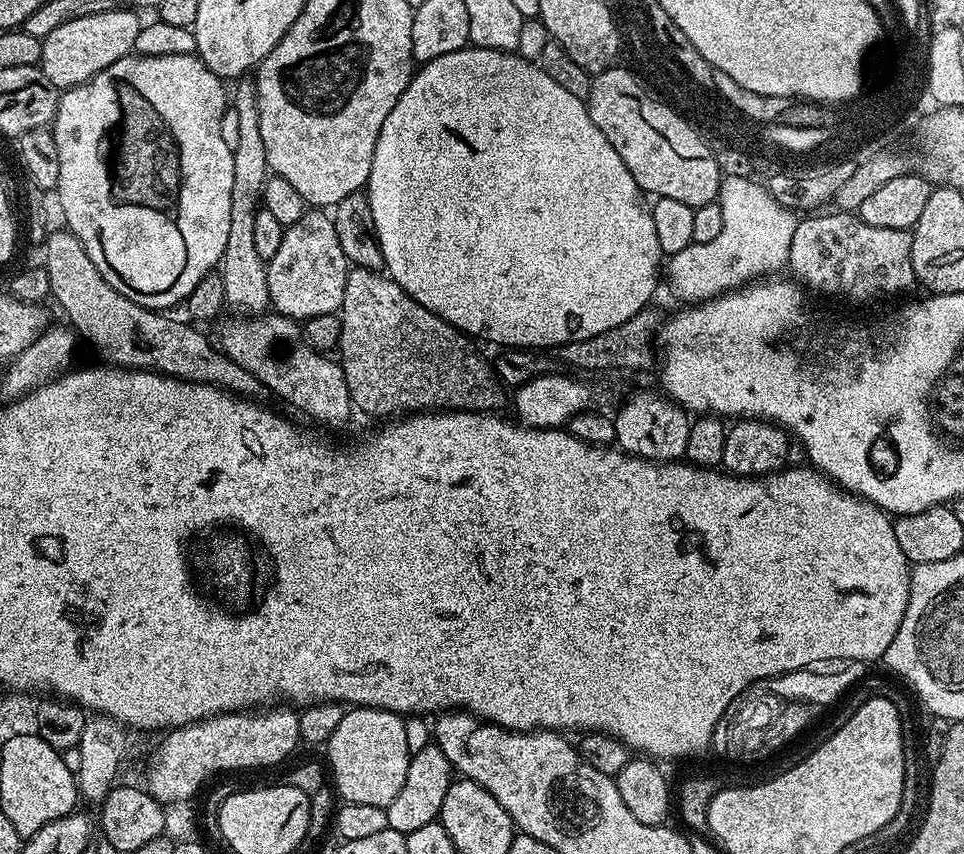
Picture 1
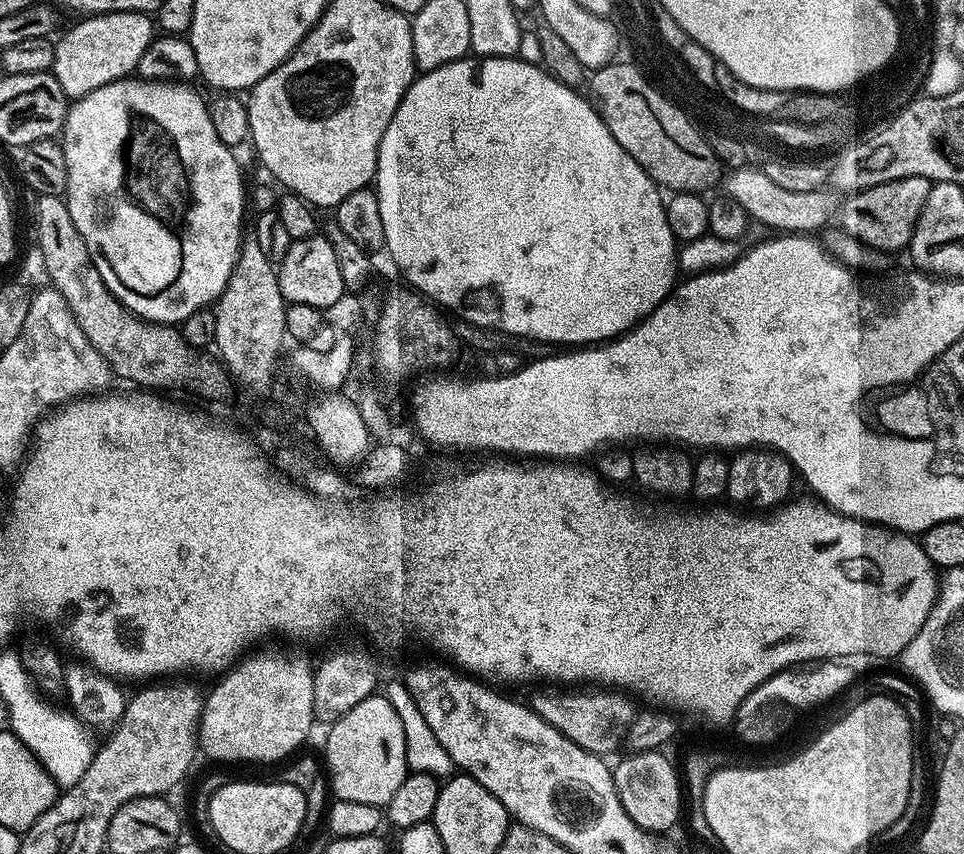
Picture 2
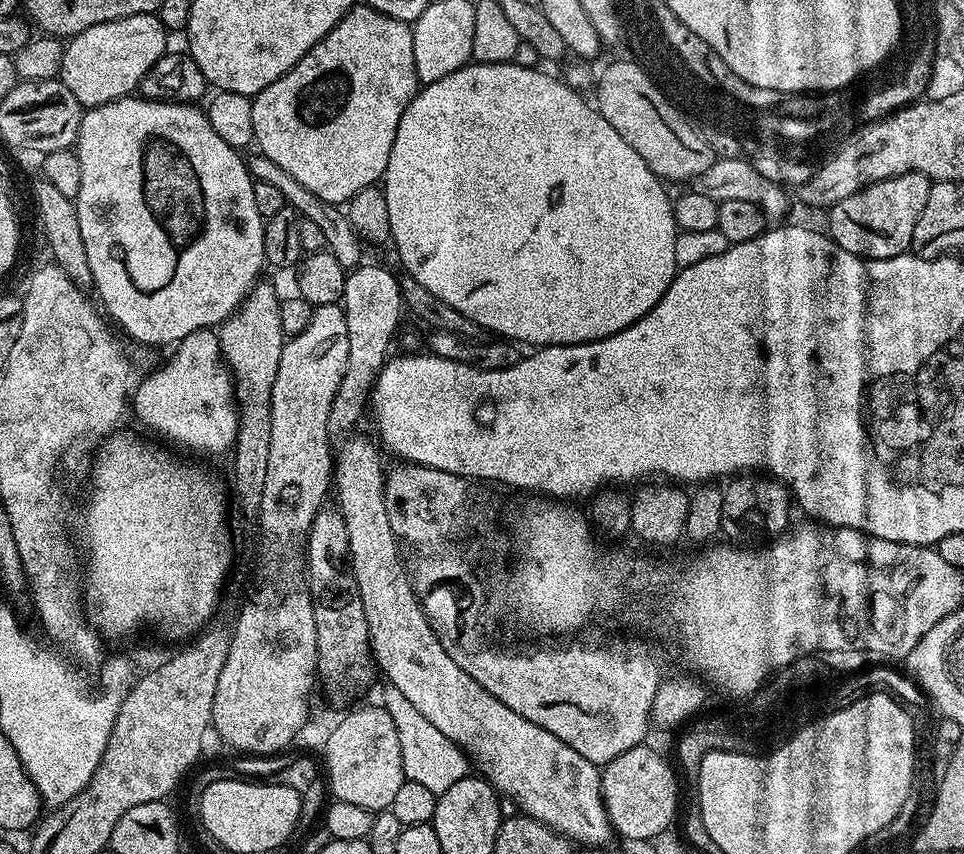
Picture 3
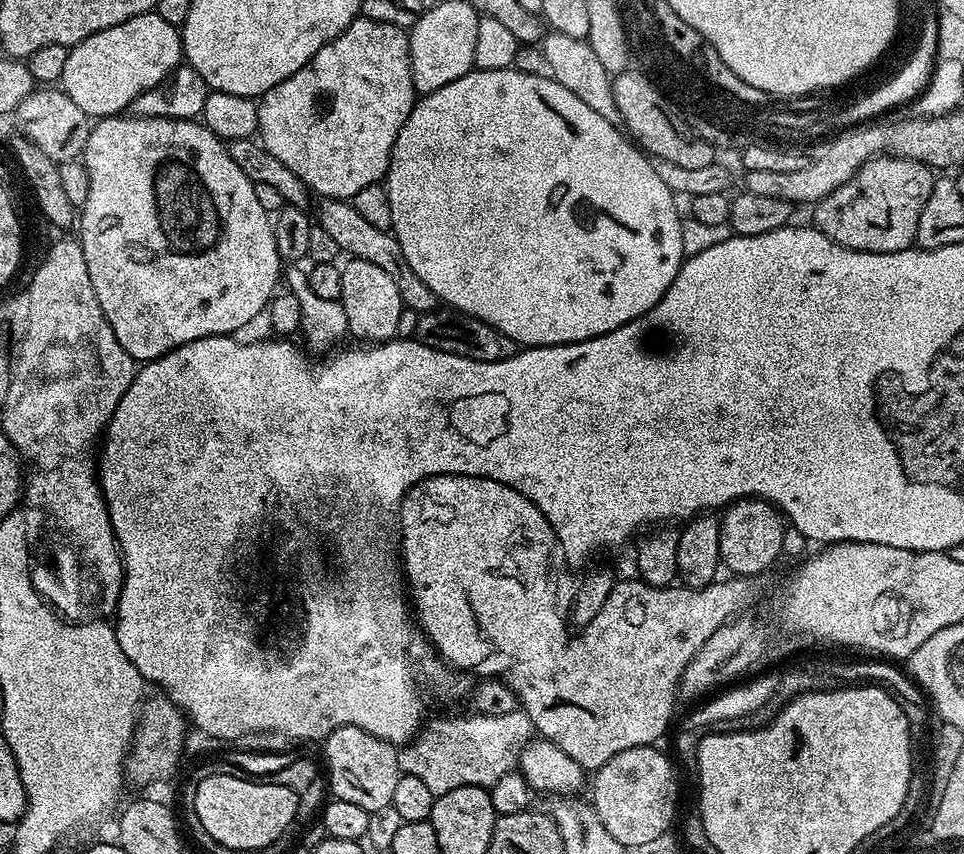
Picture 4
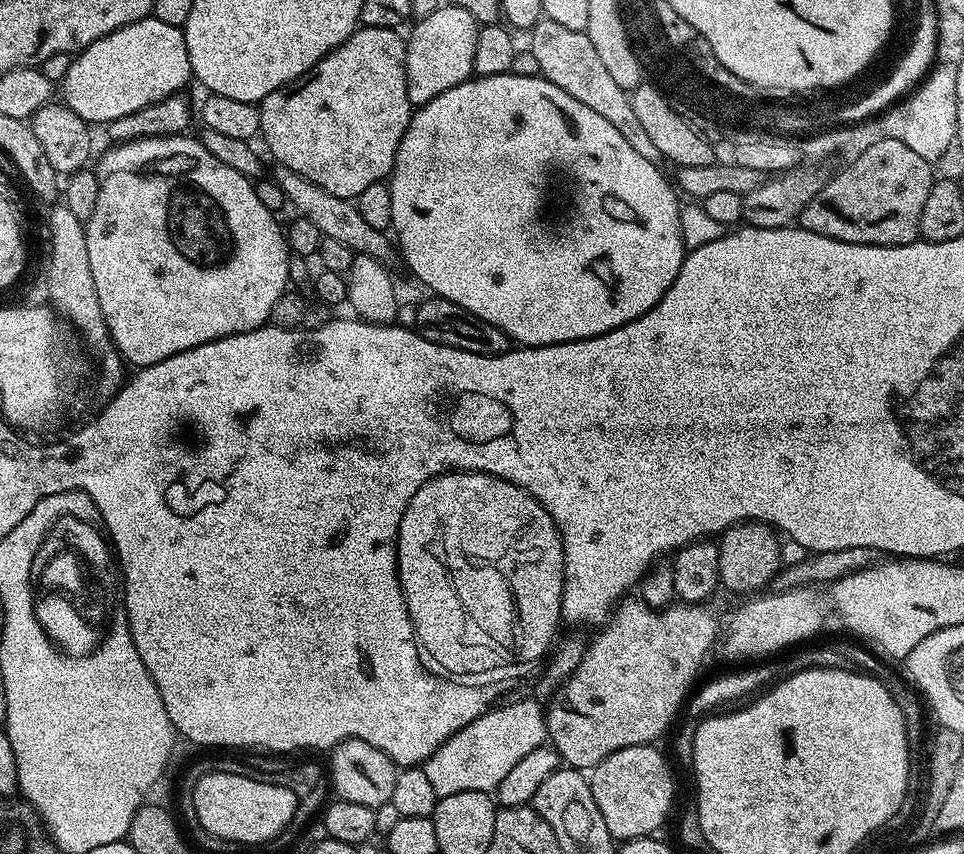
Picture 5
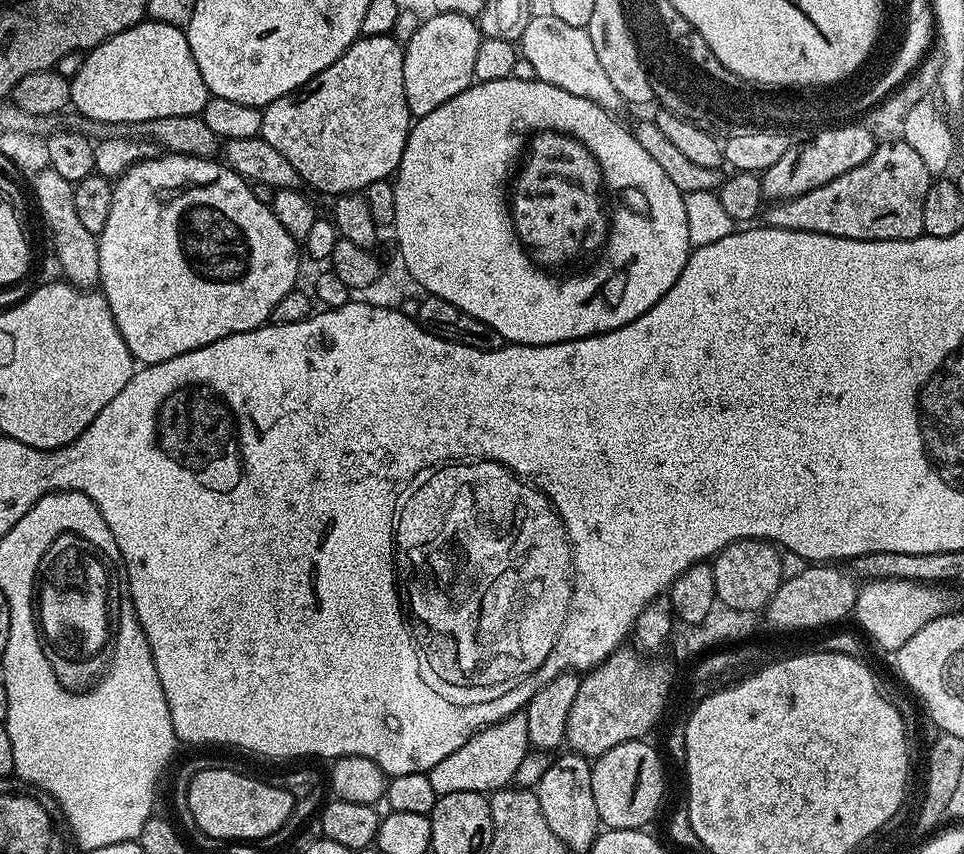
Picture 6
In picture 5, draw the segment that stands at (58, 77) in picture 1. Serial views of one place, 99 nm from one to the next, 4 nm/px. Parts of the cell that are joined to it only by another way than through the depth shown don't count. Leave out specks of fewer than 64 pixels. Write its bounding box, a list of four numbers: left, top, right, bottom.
[62,18,192,126]

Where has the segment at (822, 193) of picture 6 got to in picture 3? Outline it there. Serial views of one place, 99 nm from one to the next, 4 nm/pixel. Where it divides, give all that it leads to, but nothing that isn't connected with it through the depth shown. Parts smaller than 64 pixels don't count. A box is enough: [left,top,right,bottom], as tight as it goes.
[827,172,933,260]

